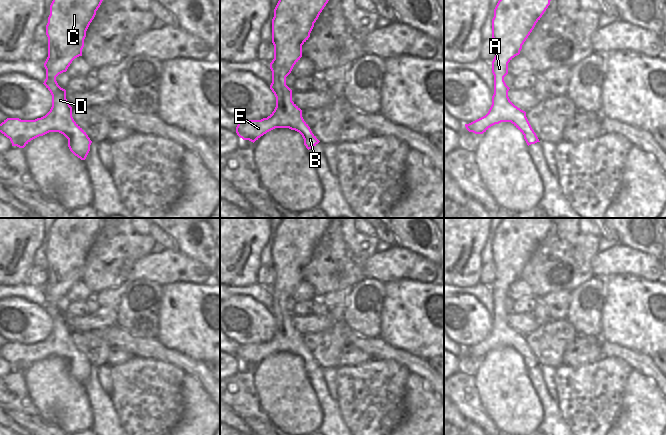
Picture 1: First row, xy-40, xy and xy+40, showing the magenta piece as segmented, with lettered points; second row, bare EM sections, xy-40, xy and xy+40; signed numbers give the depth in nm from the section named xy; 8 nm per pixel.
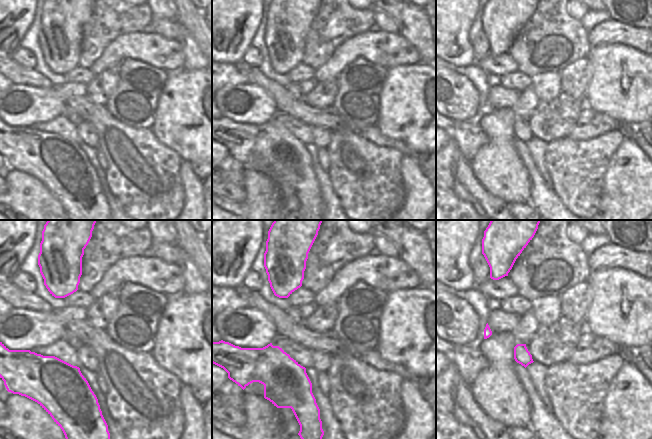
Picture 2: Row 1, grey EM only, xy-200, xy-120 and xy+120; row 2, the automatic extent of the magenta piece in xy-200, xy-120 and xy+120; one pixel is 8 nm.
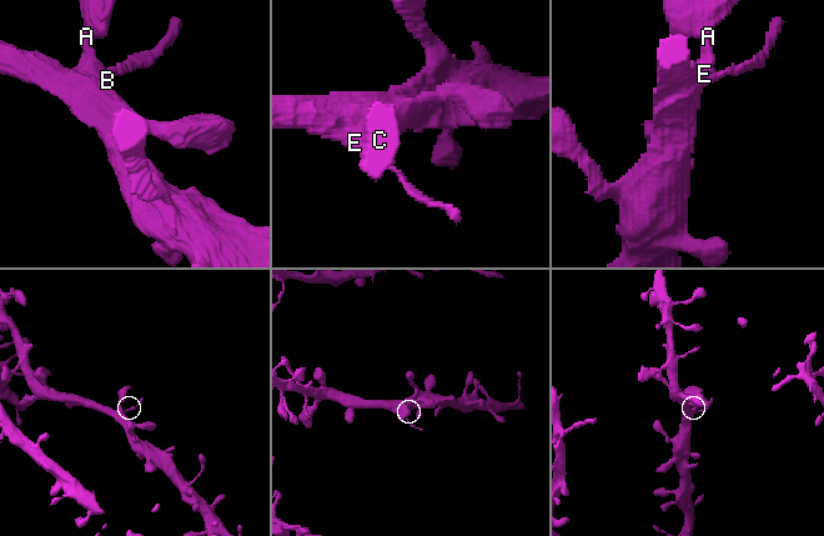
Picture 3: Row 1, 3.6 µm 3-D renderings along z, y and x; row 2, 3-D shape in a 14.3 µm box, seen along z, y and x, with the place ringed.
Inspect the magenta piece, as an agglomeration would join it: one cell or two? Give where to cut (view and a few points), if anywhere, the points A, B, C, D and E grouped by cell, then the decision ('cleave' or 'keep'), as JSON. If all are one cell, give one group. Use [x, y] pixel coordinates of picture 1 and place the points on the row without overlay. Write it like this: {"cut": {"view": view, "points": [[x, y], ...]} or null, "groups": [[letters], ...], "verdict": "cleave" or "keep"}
{"cut": null, "groups": [["A", "B", "C", "D", "E"]], "verdict": "keep"}

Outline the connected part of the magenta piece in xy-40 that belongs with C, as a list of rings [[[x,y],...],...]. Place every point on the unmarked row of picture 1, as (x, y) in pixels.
[[[56,218],[51,229],[46,259],[48,261],[48,281],[44,287],[46,303],[44,309],[52,319],[52,331],[43,341],[35,344],[7,342],[0,348],[0,356],[10,363],[12,370],[24,372],[31,364],[49,356],[59,356],[68,363],[70,375],[85,384],[92,365],[86,356],[74,345],[72,331],[66,323],[66,314],[61,312],[56,301],[66,296],[72,285],[82,280],[86,255],[96,239],[106,218]]]

